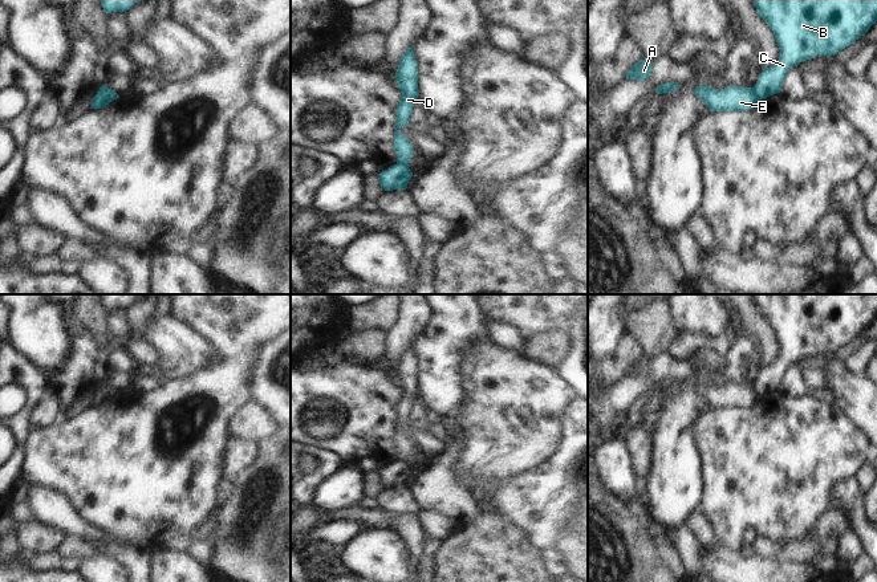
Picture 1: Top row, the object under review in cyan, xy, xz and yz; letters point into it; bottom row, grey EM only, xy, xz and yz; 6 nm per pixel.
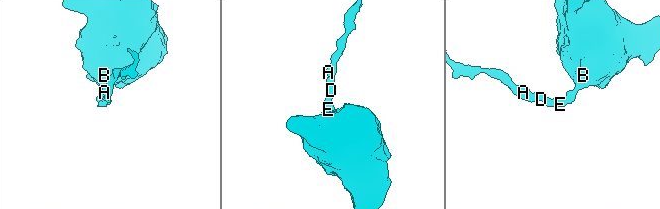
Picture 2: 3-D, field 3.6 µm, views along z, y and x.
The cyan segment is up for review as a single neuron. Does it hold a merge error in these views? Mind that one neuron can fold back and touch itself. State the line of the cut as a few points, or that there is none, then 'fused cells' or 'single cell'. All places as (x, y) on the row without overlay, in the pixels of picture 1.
cut yz (752, 385), (759, 395); fused cells

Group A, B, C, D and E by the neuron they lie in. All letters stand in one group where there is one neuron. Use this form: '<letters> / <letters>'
A D E / B C

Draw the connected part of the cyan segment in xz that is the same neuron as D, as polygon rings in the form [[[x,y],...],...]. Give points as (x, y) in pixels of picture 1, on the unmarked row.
[[[413,342],[402,351],[395,369],[395,377],[402,394],[395,407],[394,448],[398,453],[397,460],[407,464],[414,445],[407,435],[397,426],[409,422],[413,403],[418,395],[418,361],[413,349]]]

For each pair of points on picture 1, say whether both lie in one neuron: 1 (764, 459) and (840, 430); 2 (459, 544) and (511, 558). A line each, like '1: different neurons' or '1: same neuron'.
1: same neuron
2: same neuron

